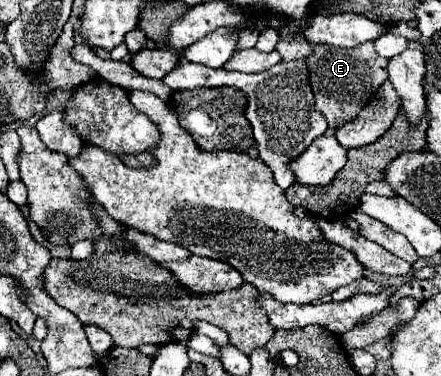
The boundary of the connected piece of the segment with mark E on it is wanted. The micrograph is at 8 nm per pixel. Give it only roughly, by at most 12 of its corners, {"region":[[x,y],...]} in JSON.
{"region":[[298,32],[274,50],[306,62],[334,130],[388,80],[372,42],[334,48]]}

